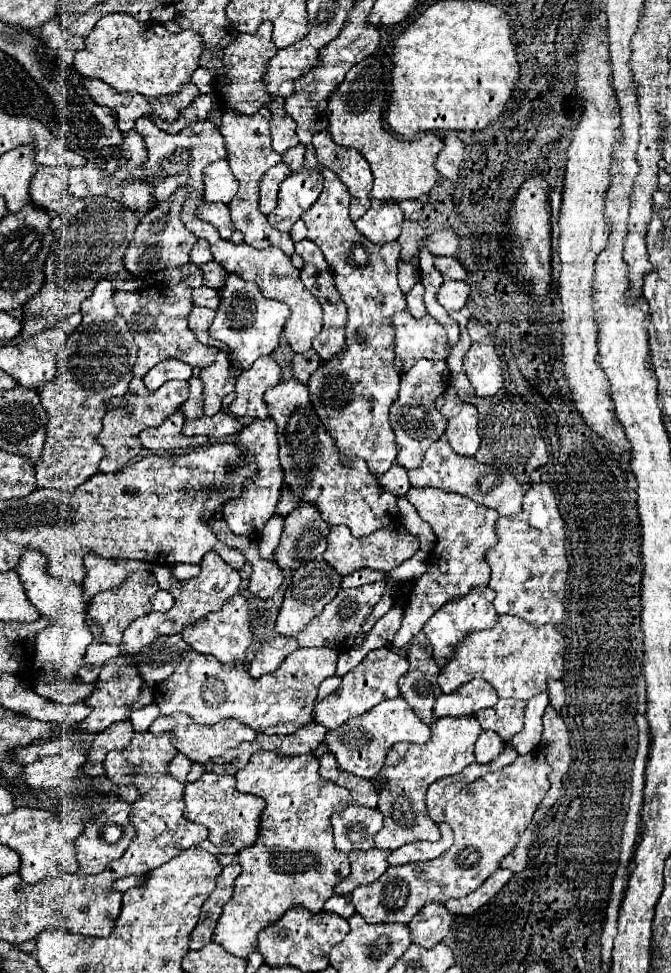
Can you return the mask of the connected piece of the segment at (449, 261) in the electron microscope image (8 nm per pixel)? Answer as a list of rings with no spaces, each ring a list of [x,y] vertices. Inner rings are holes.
[[[455,256],[435,258],[435,266],[439,268],[439,272],[443,272],[445,280],[467,280],[467,276],[469,276],[467,268]]]

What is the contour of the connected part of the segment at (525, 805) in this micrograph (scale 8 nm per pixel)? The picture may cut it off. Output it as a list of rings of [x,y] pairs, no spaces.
[[[533,750],[531,754],[519,756],[513,764],[505,766],[503,770],[485,774],[483,778],[479,778],[479,780],[471,782],[469,786],[465,786],[445,806],[445,822],[455,832],[453,846],[445,854],[435,858],[435,860],[417,862],[417,864],[413,862],[413,864],[403,864],[403,866],[389,866],[387,872],[379,880],[375,880],[373,884],[355,888],[351,892],[351,900],[353,900],[355,910],[369,924],[377,924],[377,922],[403,922],[403,924],[409,924],[411,918],[423,908],[425,902],[429,902],[429,900],[447,902],[449,898],[463,898],[463,896],[471,894],[473,890],[477,890],[499,868],[501,858],[515,850],[515,846],[519,842],[519,836],[531,824],[539,802],[543,800],[543,796],[549,790],[549,778],[547,778],[549,772],[551,772],[551,766],[547,764],[545,754],[541,750]]]

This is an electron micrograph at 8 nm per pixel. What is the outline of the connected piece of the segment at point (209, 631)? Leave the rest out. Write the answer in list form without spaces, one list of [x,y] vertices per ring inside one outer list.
[[[235,594],[233,598],[229,598],[223,604],[223,610],[211,612],[205,618],[185,626],[181,636],[183,636],[183,640],[187,640],[187,644],[193,650],[203,652],[203,654],[211,654],[223,664],[243,664],[245,662],[245,652],[251,646],[251,638],[253,638],[253,632],[251,632],[251,626],[249,626],[247,600],[239,594]]]

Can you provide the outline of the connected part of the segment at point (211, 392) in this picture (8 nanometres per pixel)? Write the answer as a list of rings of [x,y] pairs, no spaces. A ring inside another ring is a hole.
[[[219,352],[217,360],[211,366],[201,368],[201,380],[204,384],[204,414],[212,416],[221,410],[221,400],[233,392],[233,384],[227,380],[229,356],[227,352]]]

